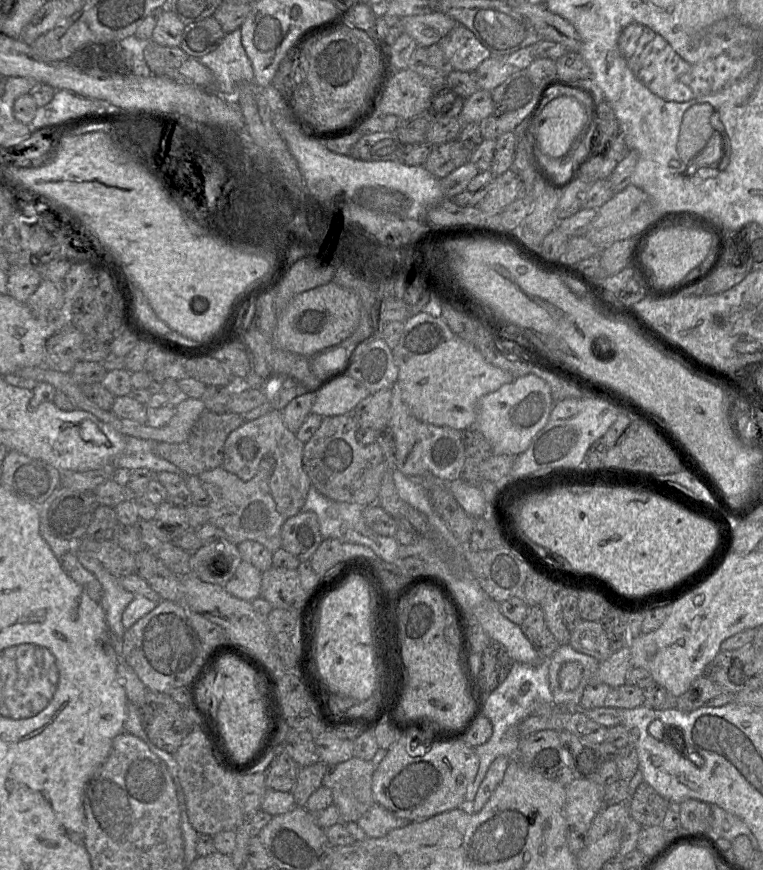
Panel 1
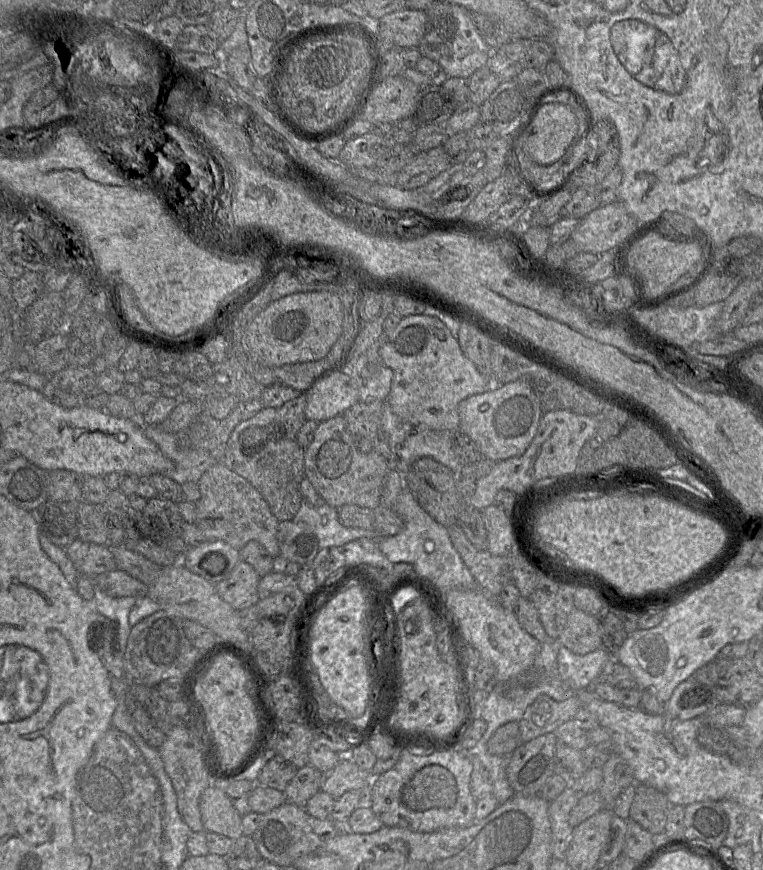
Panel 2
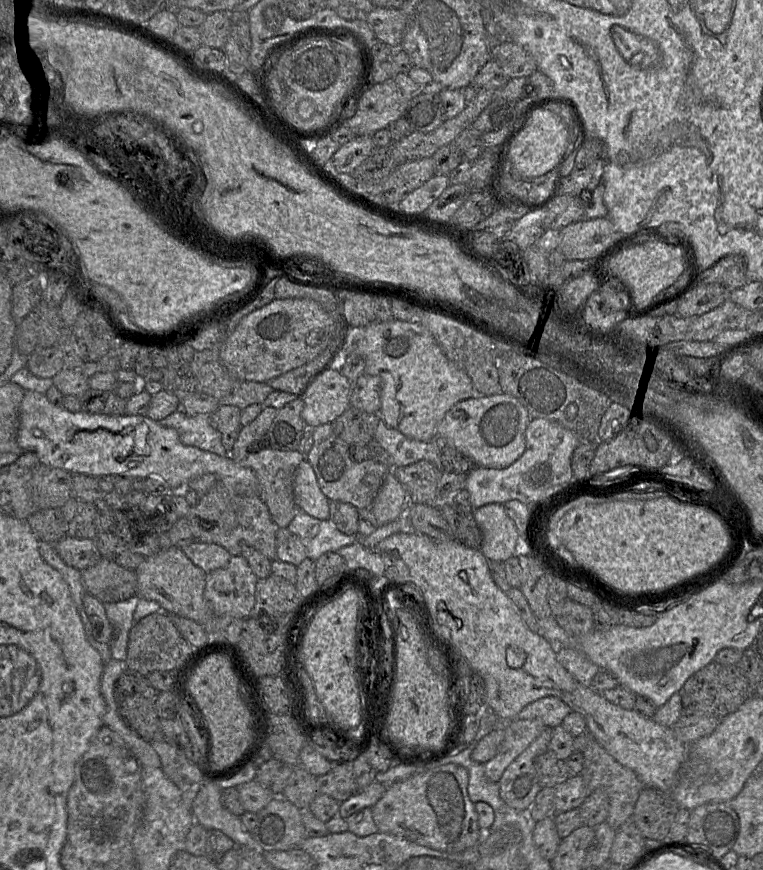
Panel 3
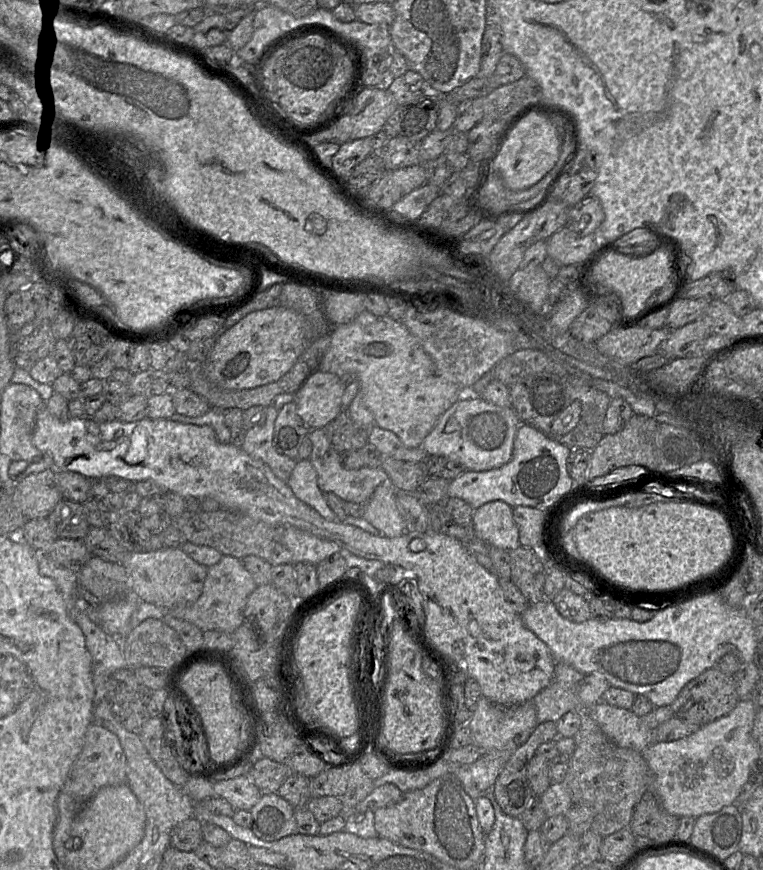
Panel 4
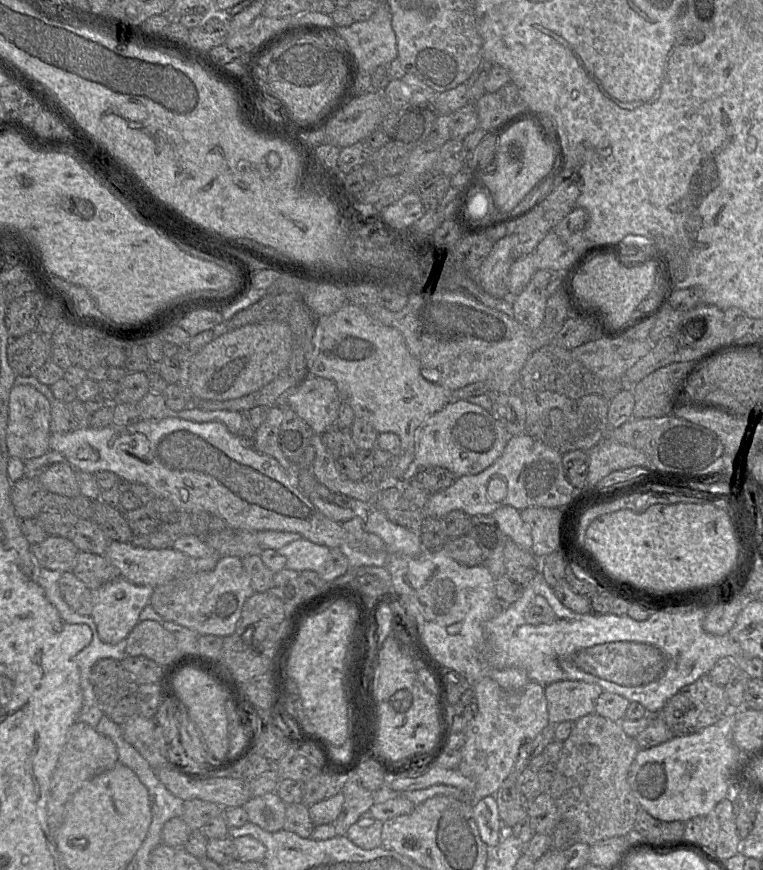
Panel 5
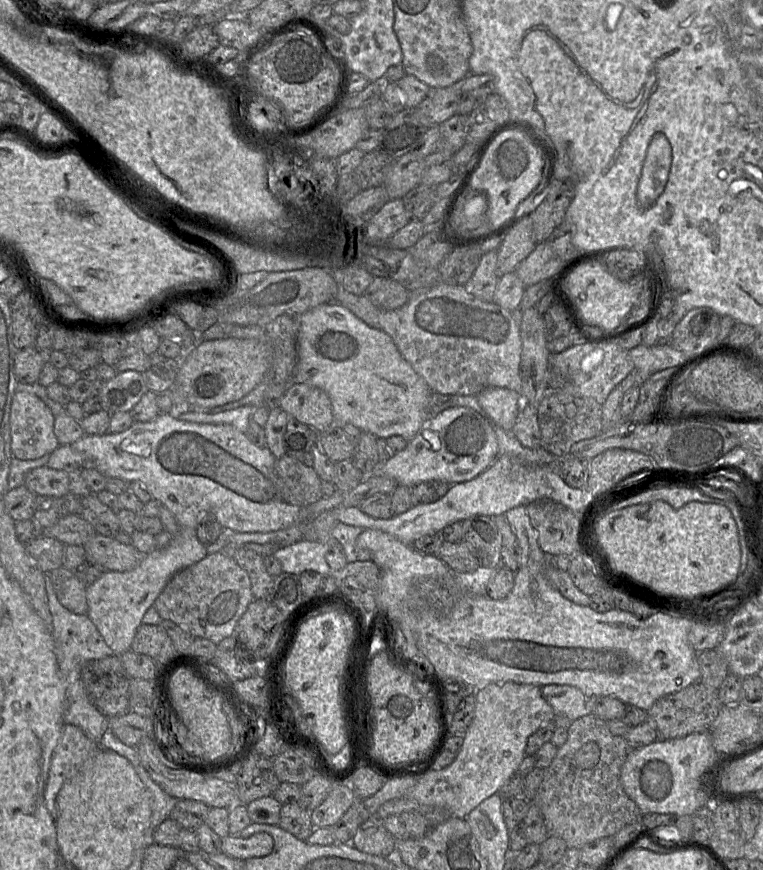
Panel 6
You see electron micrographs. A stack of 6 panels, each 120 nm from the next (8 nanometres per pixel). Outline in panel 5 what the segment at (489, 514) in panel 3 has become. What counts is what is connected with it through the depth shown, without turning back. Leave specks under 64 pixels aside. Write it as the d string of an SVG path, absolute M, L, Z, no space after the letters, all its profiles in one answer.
M506 505L496 509L491 516L508 539L531 551L533 539L530 527L522 520L519 510Z

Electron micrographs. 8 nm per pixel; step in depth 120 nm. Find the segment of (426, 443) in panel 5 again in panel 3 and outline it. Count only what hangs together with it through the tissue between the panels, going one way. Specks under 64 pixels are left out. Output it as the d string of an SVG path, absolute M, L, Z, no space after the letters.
M500 393L474 395L452 406L437 427L435 440L449 445L468 456L475 466L505 468L515 462L525 451L525 431L530 421L527 409L513 396Z

